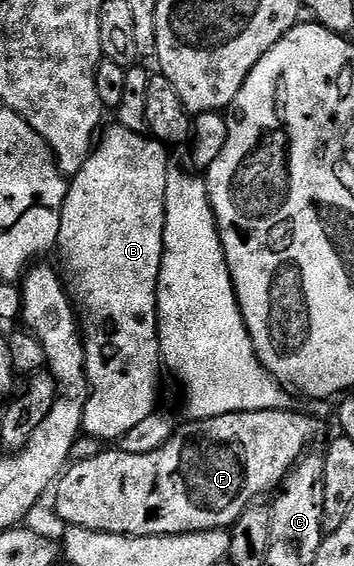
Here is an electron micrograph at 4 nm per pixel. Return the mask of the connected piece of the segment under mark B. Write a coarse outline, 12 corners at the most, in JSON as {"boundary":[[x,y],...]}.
{"boundary":[[117,123],[69,178],[56,254],[83,432],[156,411],[167,146]]}

